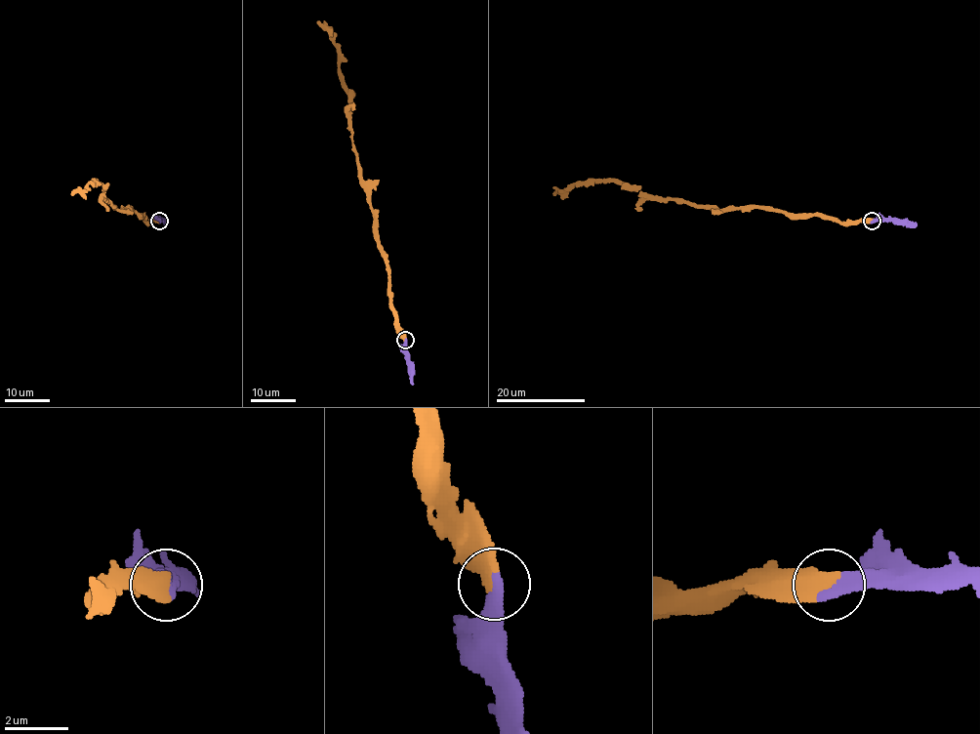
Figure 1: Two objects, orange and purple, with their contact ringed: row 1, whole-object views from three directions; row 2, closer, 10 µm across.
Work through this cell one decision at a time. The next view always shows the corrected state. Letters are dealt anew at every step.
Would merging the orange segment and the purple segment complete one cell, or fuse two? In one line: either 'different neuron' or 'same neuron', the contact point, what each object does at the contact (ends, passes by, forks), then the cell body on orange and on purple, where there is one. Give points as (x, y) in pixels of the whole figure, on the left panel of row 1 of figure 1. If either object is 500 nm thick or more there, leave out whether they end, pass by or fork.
same neuron; place (159, 221); soma orange none; soma purple none

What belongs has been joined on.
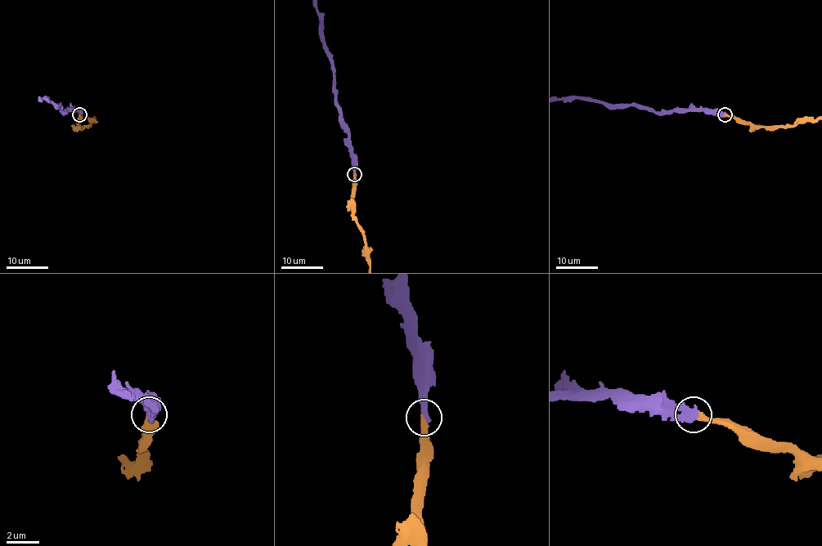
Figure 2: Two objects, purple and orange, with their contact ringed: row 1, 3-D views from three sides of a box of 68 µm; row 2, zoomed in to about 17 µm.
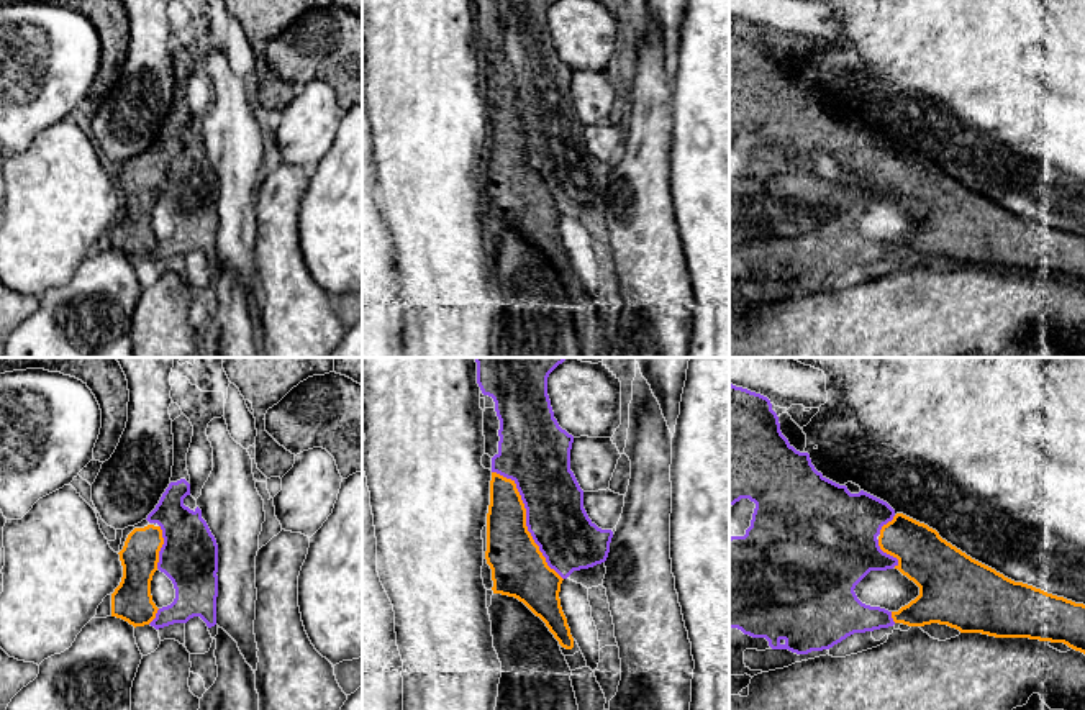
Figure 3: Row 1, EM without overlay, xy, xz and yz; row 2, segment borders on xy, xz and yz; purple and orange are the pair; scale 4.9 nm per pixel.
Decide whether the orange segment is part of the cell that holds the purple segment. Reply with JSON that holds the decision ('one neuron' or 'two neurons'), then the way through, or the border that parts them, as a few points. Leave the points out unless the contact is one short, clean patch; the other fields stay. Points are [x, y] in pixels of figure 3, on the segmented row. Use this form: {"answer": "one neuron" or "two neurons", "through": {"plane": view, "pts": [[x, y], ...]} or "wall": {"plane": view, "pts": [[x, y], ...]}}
{"answer": "one neuron"}

